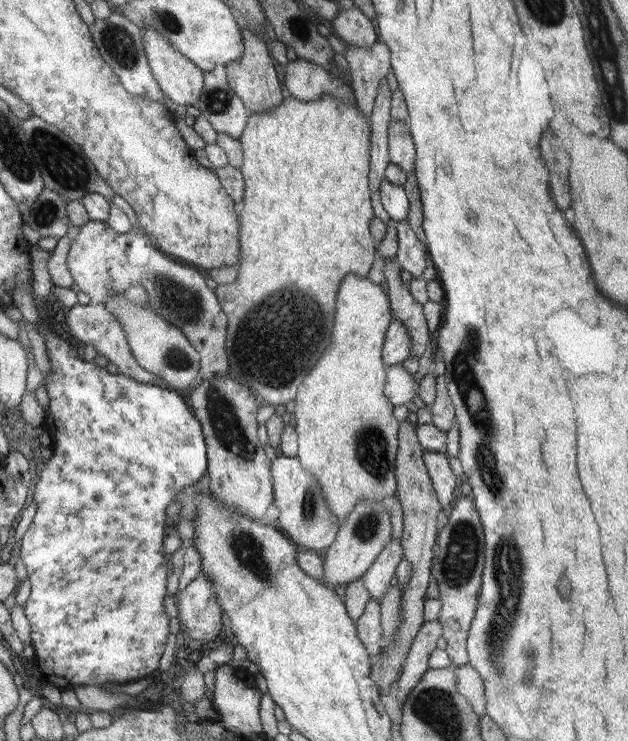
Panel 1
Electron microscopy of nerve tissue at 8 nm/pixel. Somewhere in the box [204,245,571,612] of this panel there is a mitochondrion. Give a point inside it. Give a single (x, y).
(269, 354)

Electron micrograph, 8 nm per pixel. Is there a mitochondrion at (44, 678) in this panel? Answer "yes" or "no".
no

